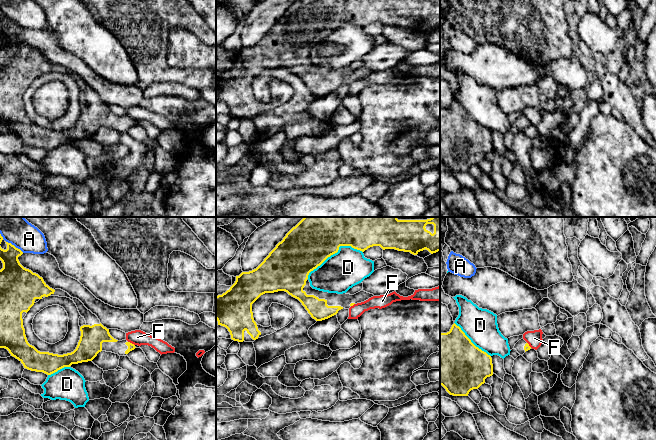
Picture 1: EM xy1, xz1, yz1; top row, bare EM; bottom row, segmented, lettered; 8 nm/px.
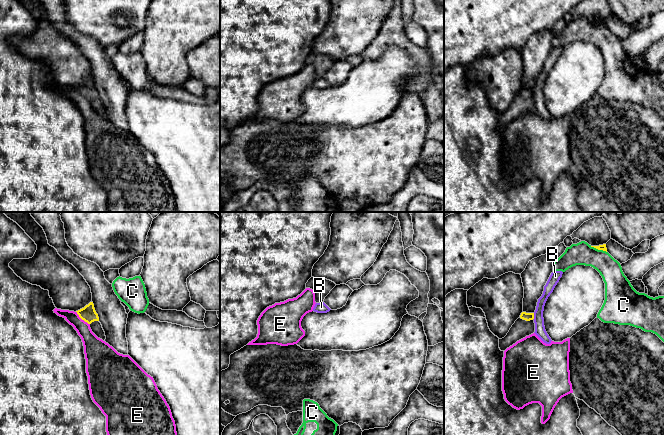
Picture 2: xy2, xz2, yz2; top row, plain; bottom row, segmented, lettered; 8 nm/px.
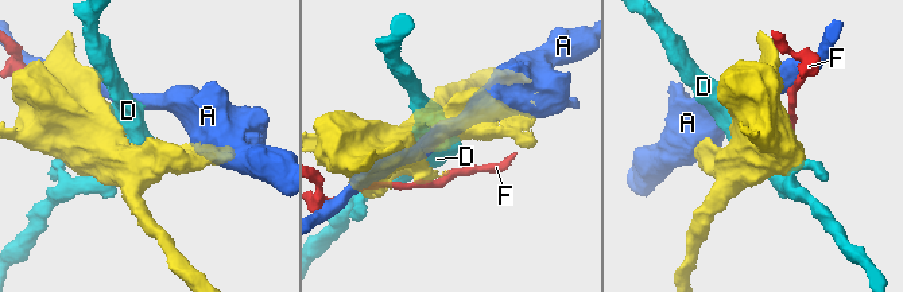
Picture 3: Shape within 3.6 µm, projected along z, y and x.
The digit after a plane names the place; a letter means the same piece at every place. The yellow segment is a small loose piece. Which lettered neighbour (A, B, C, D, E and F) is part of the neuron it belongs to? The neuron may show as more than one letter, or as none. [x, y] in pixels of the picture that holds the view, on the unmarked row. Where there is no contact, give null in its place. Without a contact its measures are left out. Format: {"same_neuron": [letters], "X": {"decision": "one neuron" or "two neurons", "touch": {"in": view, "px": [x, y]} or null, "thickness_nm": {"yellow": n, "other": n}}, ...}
{"same_neuron": [], "A": {"decision": "two neurons", "touch": {"in": "xy1", "px": [13, 21]}, "thickness_nm": {"yellow": 220, "other": 220}}, "B": {"decision": "two neurons", "touch": {"in": "yz2", "px": [533, 92]}, "thickness_nm": {"yellow": 60, "other": 90}}, "C": {"decision": "two neurons", "touch": {"in": "yz2", "px": [598, 25]}, "thickness_nm": {"yellow": 50, "other": 180}}, "D": {"decision": "two neurons", "touch": {"in": "xz1", "px": [334, 29]}, "thickness_nm": {"yellow": 360, "other": 300}}, "E": {"decision": "two neurons", "touch": {"in": "xy2", "px": [82, 95]}, "thickness_nm": {"yellow": 120, "other": 170}}, "F": {"decision": "two neurons", "touch": {"in": "xy1", "px": [131, 119]}, "thickness_nm": {"yellow": 50, "other": 120}}}

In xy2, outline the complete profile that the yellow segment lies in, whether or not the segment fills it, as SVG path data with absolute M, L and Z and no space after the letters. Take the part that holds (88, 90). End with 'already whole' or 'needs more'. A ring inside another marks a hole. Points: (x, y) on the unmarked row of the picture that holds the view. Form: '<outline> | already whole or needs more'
M90 78L84 84L76 87L79 93L90 101L92 108L100 115L105 117L106 112L99 98L98 90L95 87L93 78Z | needs more

